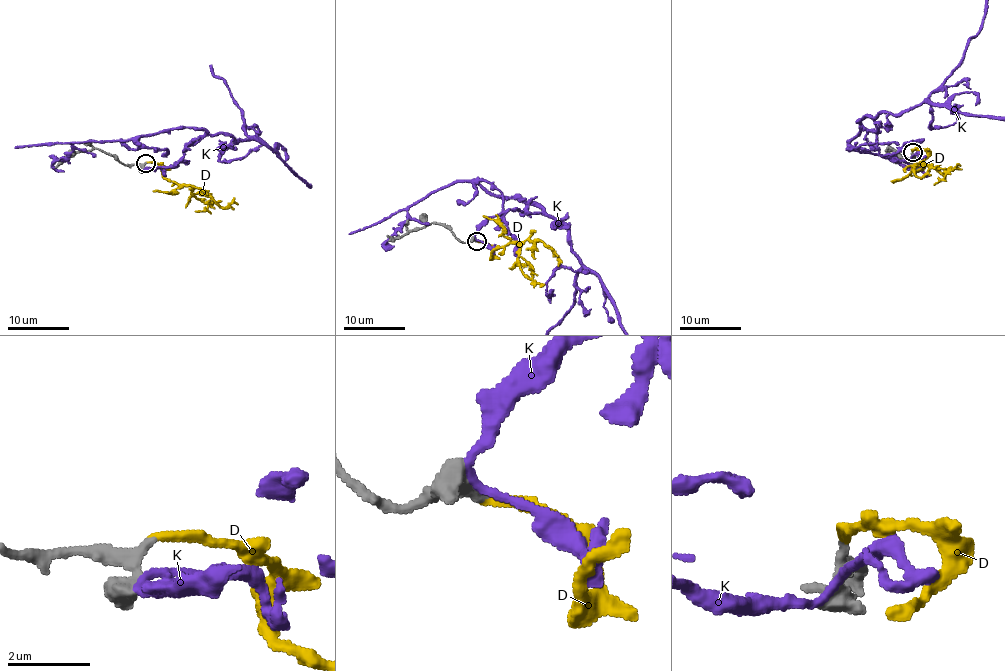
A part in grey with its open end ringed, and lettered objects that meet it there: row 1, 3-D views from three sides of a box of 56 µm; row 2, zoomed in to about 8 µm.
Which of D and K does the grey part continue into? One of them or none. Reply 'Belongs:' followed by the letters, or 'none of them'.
Belongs: none of them

